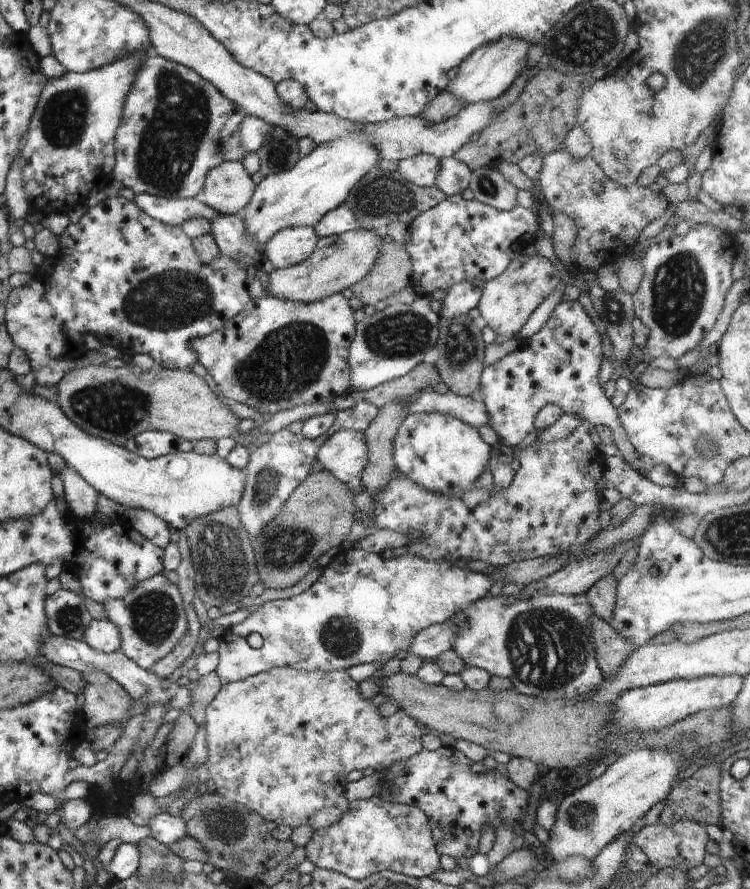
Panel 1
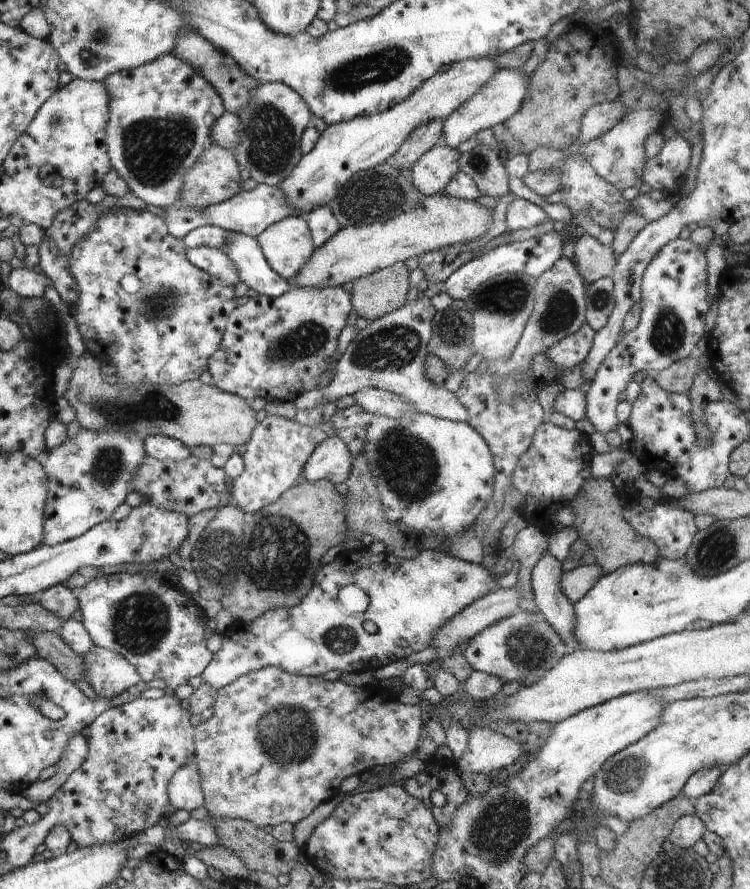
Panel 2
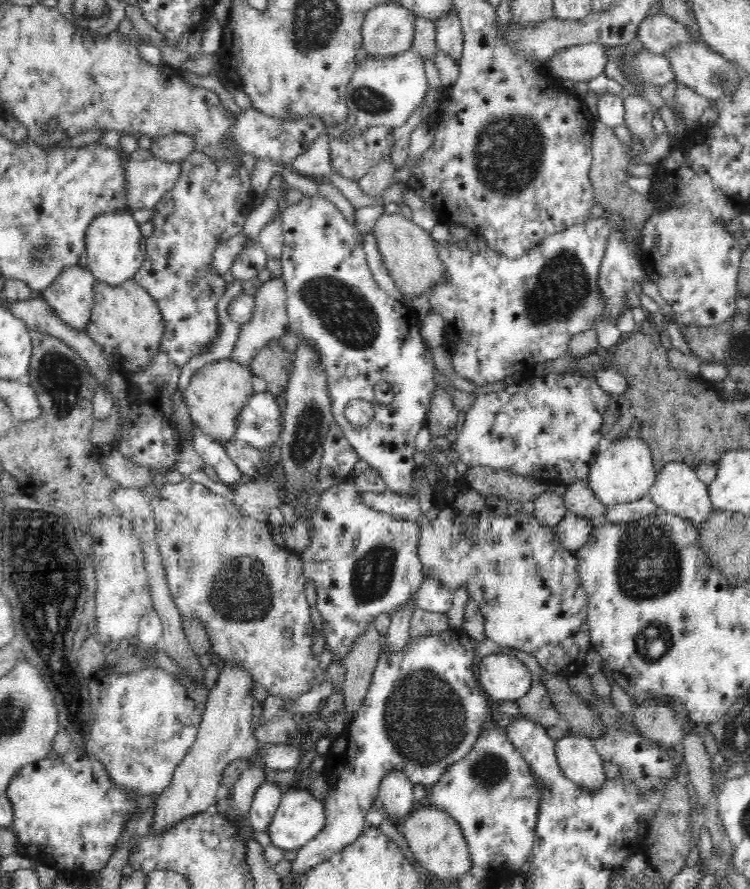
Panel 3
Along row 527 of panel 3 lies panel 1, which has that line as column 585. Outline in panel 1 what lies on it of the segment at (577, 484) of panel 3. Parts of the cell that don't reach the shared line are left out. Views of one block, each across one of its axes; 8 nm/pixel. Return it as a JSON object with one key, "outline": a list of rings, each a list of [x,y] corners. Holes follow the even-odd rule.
{"outline":[[[613,572],[600,578],[590,590],[585,592],[594,614],[597,614],[604,622],[610,624],[614,608],[616,608],[617,580]]]}

